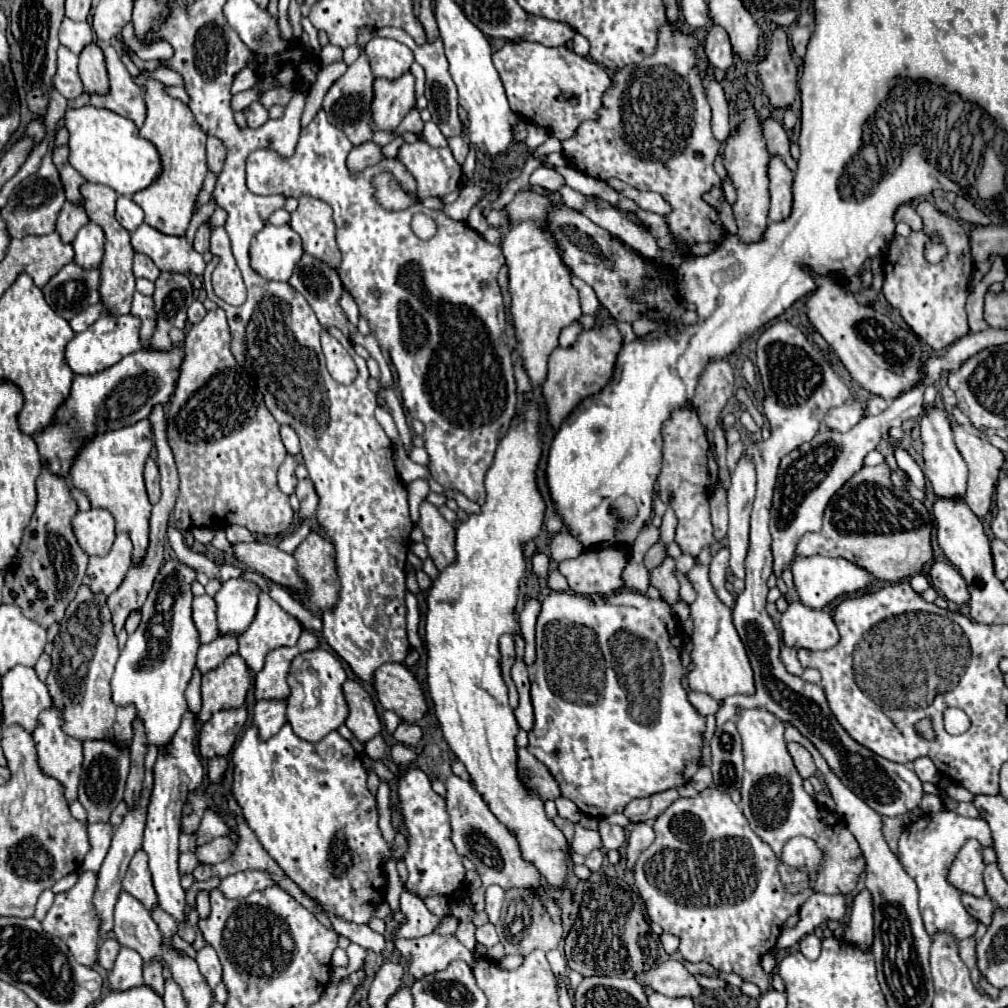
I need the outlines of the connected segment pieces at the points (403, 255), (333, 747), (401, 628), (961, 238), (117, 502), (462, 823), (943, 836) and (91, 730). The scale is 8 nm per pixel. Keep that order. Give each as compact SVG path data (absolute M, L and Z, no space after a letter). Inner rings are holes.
M321 109L301 131L295 155L291 159L281 159L273 151L253 151L253 155L249 155L247 187L255 195L313 195L333 209L337 247L343 255L339 277L343 287L359 305L359 311L367 317L381 349L389 349L391 361L399 373L405 411L425 425L423 439L429 453L431 477L439 485L455 489L481 505L485 503L485 471L489 471L493 465L497 443L505 437L505 431L509 431L509 425L517 413L513 353L507 345L507 317L501 287L497 283L497 273L505 265L505 257L499 245L487 243L469 225L449 219L443 211L427 209L421 203L413 203L413 207L407 207L405 211L385 211L377 199L373 199L373 175L389 171L393 179L397 179L399 187L409 189L411 195L417 191L415 179L397 159L383 159L381 163L367 167L363 173L353 177L345 165L351 149L353 145L345 133L333 127ZM415 213L425 213L437 223L437 233L429 241L417 239L411 231L409 223Z
M285 723L269 741L259 741L257 729L249 727L233 749L231 761L235 801L241 805L243 817L263 849L309 897L321 905L321 909L345 919L347 923L367 923L385 897L385 875L381 865L391 857L403 859L405 837L399 833L395 835L395 849L391 849L381 837L375 797L365 785L367 771L351 743L337 731L331 731L317 743L307 743L291 731L289 723Z
M329 327L327 331L351 353L359 369L359 375L351 385L341 385L331 375L325 375L325 365L321 363L321 383L325 383L325 399L329 399L329 419L325 419L325 427L321 427L321 431L313 431L309 423L301 423L301 419L293 419L289 411L281 411L281 407L277 407L277 399L273 399L273 395L265 395L263 401L269 403L269 411L279 425L289 425L299 435L301 455L309 471L309 477L315 485L315 491L319 495L315 519L323 535L335 547L335 563L337 563L341 591L339 591L339 603L335 605L335 611L327 611L321 617L323 637L329 643L329 647L351 667L351 671L363 683L371 685L377 667L381 667L383 663L403 663L409 651L407 627L405 627L407 623L405 621L407 617L405 557L409 551L409 533L411 533L413 521L409 517L407 491L395 469L391 441L385 435L379 421L375 419L377 395L369 389L369 379L367 379L369 371L367 371L365 359L355 353L353 343L337 327Z
M919 201L915 209L923 219L923 229L913 231L909 237L895 235L893 243L889 243L885 257L887 279L883 283L883 295L889 305L899 311L911 331L921 337L931 349L939 351L969 333L965 303L971 289L969 279L973 273L973 257L969 249L969 237L955 219L941 213L929 201ZM929 233L937 233L947 245L947 257L943 265L929 265L923 257L923 247L929 239Z
M147 419L137 421L131 427L121 429L119 433L105 433L95 437L95 441L87 443L77 455L71 479L79 491L89 495L89 503L95 509L107 509L115 517L115 531L127 533L133 543L133 563L141 563L145 559L145 551L149 547L149 515L151 503L143 485L143 467L153 449L153 433L151 423Z
M449 775L445 779L445 801L447 801L447 813L451 817L451 839L461 857L471 859L481 875L482 885L478 889L470 890L464 901L474 910L485 909L485 891L489 885L499 885L505 891L509 887L533 887L533 891L541 891L543 883L537 873L537 869L521 859L519 847L515 837L497 821L497 817L489 811L487 803L481 799L481 795L473 789L469 781L463 781L457 775Z
M943 811L943 813L925 813L917 823L907 825L897 843L899 861L919 887L919 909L921 909L927 933L931 937L937 933L949 933L957 943L961 939L973 937L977 931L977 919L973 919L965 911L961 903L961 893L947 881L947 869L957 849L967 839L985 839L985 847L991 847L993 839L991 839L987 821L981 817L977 819L963 817L963 815L957 815L955 811Z
M83 585L79 587L75 601L69 603L63 621L59 623L59 635L55 637L51 653L53 667L45 681L53 699L53 707L61 711L61 727L67 735L81 741L109 739L117 741L121 749L129 747L133 737L135 707L119 709L111 699L109 687L117 659L117 637L113 633L111 613L105 605L105 595L95 595Z

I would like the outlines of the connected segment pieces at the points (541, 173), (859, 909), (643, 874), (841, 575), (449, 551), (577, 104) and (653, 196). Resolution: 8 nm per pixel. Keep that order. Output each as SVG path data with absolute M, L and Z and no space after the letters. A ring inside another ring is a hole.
M539 167L531 173L531 185L539 185L545 189L561 189L565 185L565 179L561 173L557 173L555 169L547 169L547 167Z
M861 891L851 905L851 921L843 935L845 943L853 943L867 951L873 945L873 907L869 891Z
M711 787L693 799L677 799L655 819L653 829L657 835L655 841L635 863L635 883L645 901L649 919L661 925L665 933L681 939L679 951L687 961L707 961L717 971L737 973L743 981L755 983L761 993L767 993L771 979L761 967L761 957L775 947L781 925L787 917L797 913L813 895L813 887L799 893L787 893L779 875L779 863L787 863L789 867L803 869L807 873L817 873L823 865L825 853L811 839L797 837L797 841L787 843L787 855L779 859L771 847L751 831L747 819L731 797Z
M813 555L813 557L805 557L805 559L797 557L791 565L791 571L793 571L799 601L811 609L823 609L827 603L831 603L839 595L861 591L869 585L869 579L871 579L871 575L865 569L861 569L841 557L835 557L835 559L821 557L821 555Z
M427 501L421 503L419 525L425 535L425 545L429 549L429 557L433 559L435 567L439 571L443 571L445 567L449 567L449 563L453 563L453 559L457 559L457 551L453 551L455 527L441 517L441 513L437 511L435 505L431 505Z
M505 43L499 51L493 55L493 63L501 75L501 81L507 91L507 99L511 109L525 117L529 123L535 123L539 127L545 127L551 137L557 137L559 141L571 139L577 135L577 127L589 119L597 119L597 111L601 109L603 103L603 93L611 87L611 79L607 71L597 65L589 57L581 57L573 53L569 47L545 47L541 43Z
M607 179L607 185L613 187L615 191L619 191L621 195L633 199L635 203L639 203L639 207L647 209L647 211L653 211L653 213L659 213L659 215L669 215L669 211L673 211L669 207L669 203L665 203L665 199L657 193L651 193L651 191L637 191L635 187L629 187L627 183L621 183L619 179Z

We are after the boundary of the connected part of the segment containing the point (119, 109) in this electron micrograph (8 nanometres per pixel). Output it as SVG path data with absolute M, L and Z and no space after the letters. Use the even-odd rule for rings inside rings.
M107 47L105 61L107 61L111 87L109 87L107 95L93 95L91 105L105 107L121 117L131 119L137 127L141 127L145 121L145 101L143 101L141 87L133 83L131 75L127 73L125 65L121 63L121 59L113 47Z

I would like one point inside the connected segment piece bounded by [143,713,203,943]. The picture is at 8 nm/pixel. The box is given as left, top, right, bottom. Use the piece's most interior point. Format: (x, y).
(178, 770)

